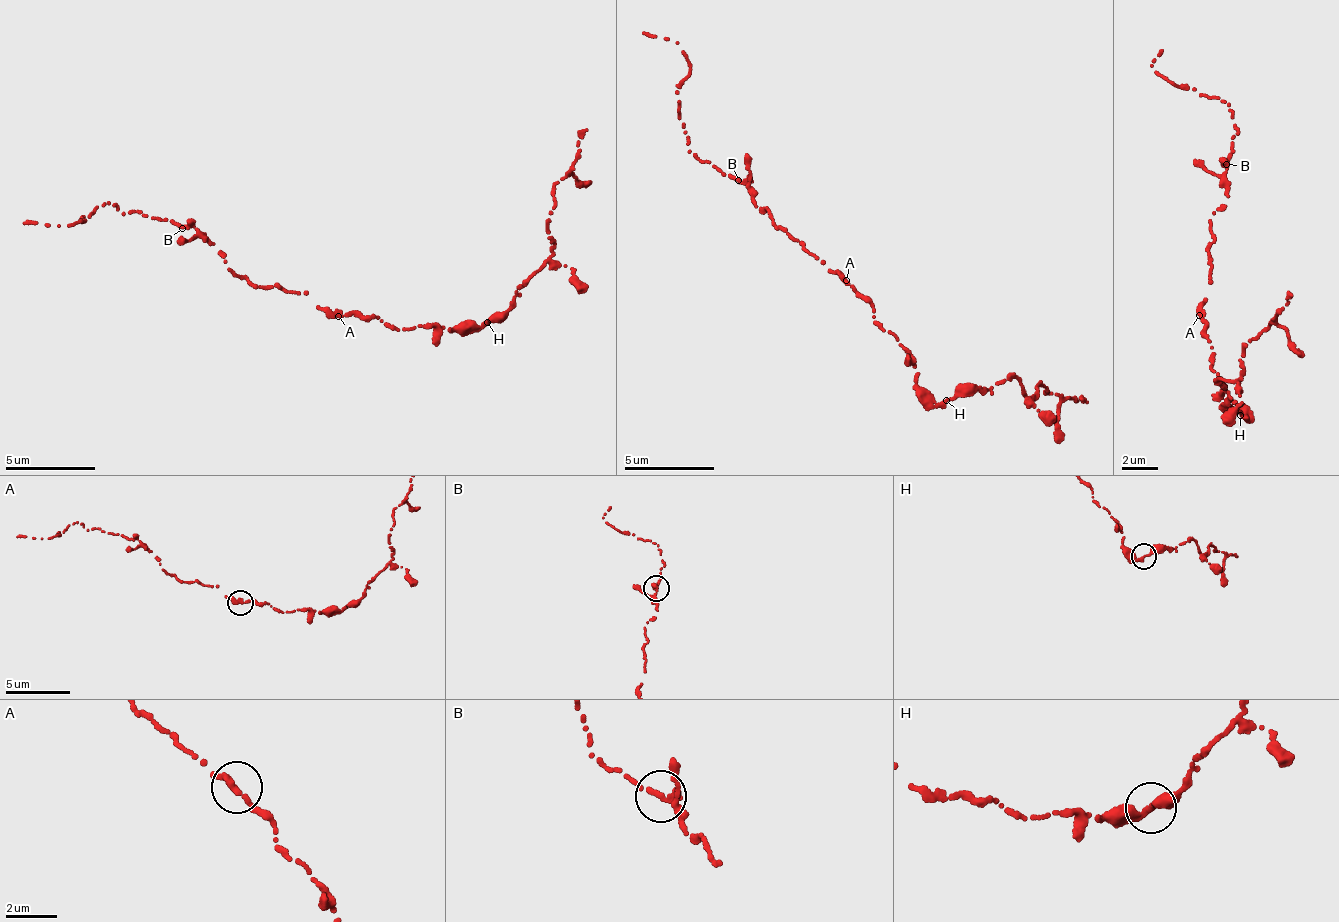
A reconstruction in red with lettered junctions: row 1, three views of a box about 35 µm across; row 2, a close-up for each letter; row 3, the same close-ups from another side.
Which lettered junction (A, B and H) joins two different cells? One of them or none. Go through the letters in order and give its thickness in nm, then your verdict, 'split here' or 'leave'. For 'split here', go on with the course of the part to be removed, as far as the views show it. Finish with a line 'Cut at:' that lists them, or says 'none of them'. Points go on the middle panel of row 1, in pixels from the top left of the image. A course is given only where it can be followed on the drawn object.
A: calibre 400 nm; leave
B: calibre 260 nm; leave
H: calibre 260 nm; leave
Cut at: none of them

